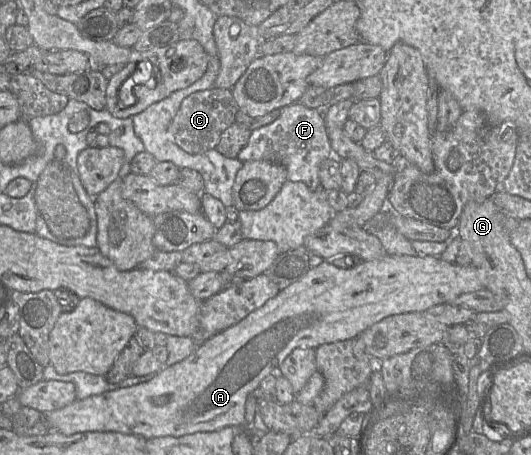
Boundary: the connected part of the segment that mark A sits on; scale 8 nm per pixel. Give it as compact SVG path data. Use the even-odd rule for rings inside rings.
M390 255L358 265L338 268L322 257L314 256L314 266L300 280L269 299L239 323L217 333L200 345L184 360L162 369L149 381L76 399L71 404L45 414L50 429L70 436L82 432L120 432L146 439L181 437L197 432L213 432L225 427L246 427L245 403L251 392L270 374L276 374L279 365L296 348L315 349L323 344L356 338L382 319L403 313L424 312L429 308L450 303L458 296L484 289L481 274L473 266L459 266L426 255ZM168 396L168 402L156 405L154 397Z

